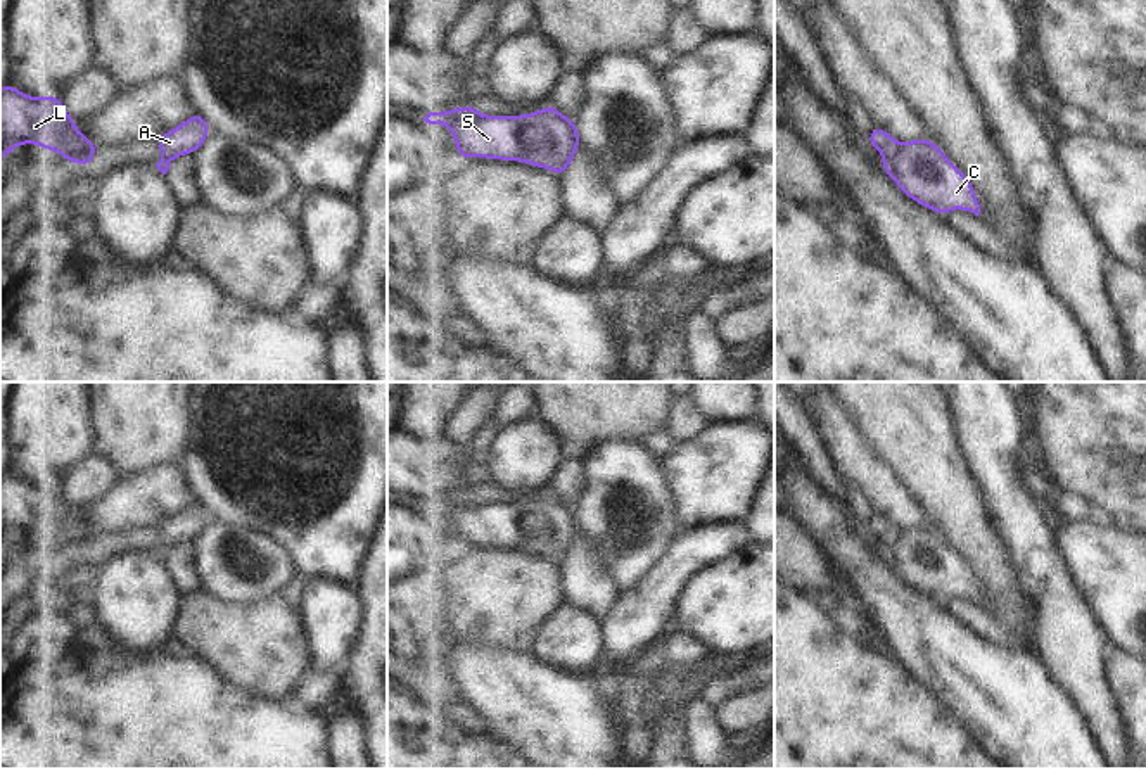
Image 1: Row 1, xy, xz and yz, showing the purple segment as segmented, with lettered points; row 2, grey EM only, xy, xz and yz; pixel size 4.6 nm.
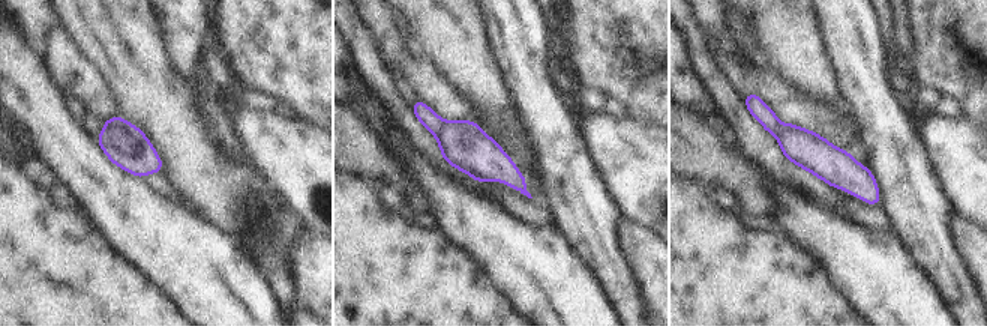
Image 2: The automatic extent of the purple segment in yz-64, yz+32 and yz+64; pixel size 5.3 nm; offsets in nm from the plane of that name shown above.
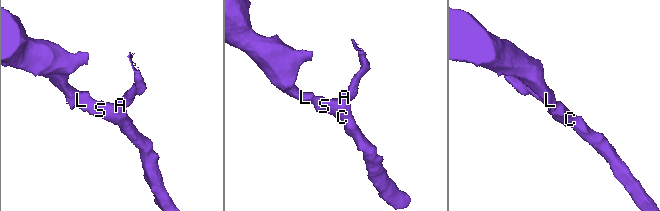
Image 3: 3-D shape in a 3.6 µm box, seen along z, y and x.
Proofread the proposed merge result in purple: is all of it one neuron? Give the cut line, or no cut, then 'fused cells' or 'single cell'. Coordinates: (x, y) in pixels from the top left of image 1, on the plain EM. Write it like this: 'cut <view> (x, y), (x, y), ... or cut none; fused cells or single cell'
cut yz (901, 531), (897, 540), (884, 548); fused cells

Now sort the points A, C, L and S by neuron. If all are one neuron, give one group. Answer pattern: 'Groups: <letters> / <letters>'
Groups: A / C L S

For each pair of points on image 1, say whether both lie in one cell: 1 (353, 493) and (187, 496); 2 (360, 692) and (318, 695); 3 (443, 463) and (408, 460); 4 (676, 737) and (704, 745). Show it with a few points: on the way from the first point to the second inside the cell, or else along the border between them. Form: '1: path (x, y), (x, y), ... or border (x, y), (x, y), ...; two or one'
1: border (182, 467), (192, 491), (199, 498); two
2: border (351, 660), (344, 697), (355, 711), (363, 714); two
3: path (434, 463), (417, 463); one
4: border (685, 704), (683, 723), (692, 750); two

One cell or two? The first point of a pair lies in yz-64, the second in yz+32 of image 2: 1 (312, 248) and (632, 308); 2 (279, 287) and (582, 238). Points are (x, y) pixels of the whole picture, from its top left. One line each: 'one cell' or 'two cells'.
1: two cells
2: one cell

